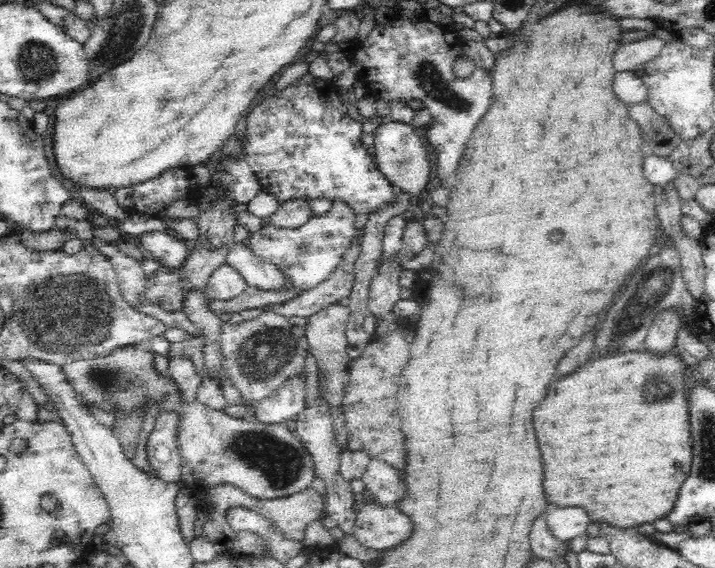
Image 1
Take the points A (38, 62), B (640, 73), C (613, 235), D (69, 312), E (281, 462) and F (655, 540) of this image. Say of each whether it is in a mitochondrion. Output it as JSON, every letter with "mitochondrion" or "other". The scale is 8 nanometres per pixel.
{"A":"mitochondrion","B":"other","C":"other","D":"mitochondrion","E":"mitochondrion","F":"other"}

